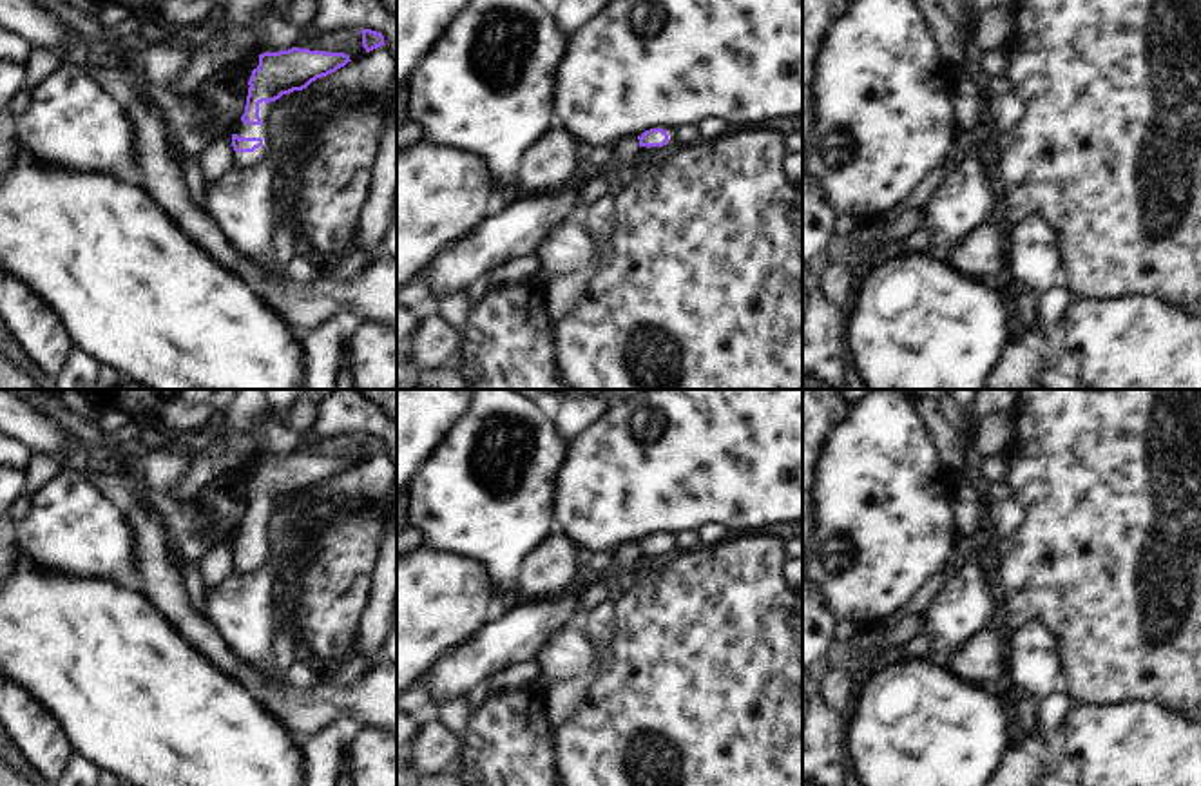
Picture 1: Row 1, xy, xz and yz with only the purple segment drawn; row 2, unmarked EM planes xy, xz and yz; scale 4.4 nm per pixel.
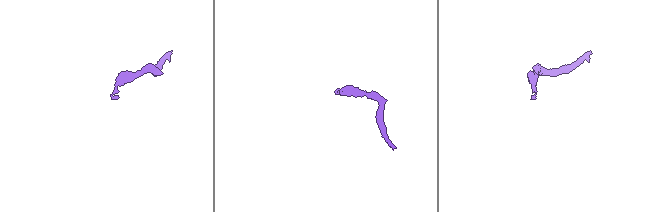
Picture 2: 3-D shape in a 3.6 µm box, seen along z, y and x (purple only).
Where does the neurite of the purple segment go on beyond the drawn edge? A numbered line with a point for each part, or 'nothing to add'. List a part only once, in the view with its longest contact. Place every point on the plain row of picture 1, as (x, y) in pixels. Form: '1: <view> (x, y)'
1: xy (240, 565)

